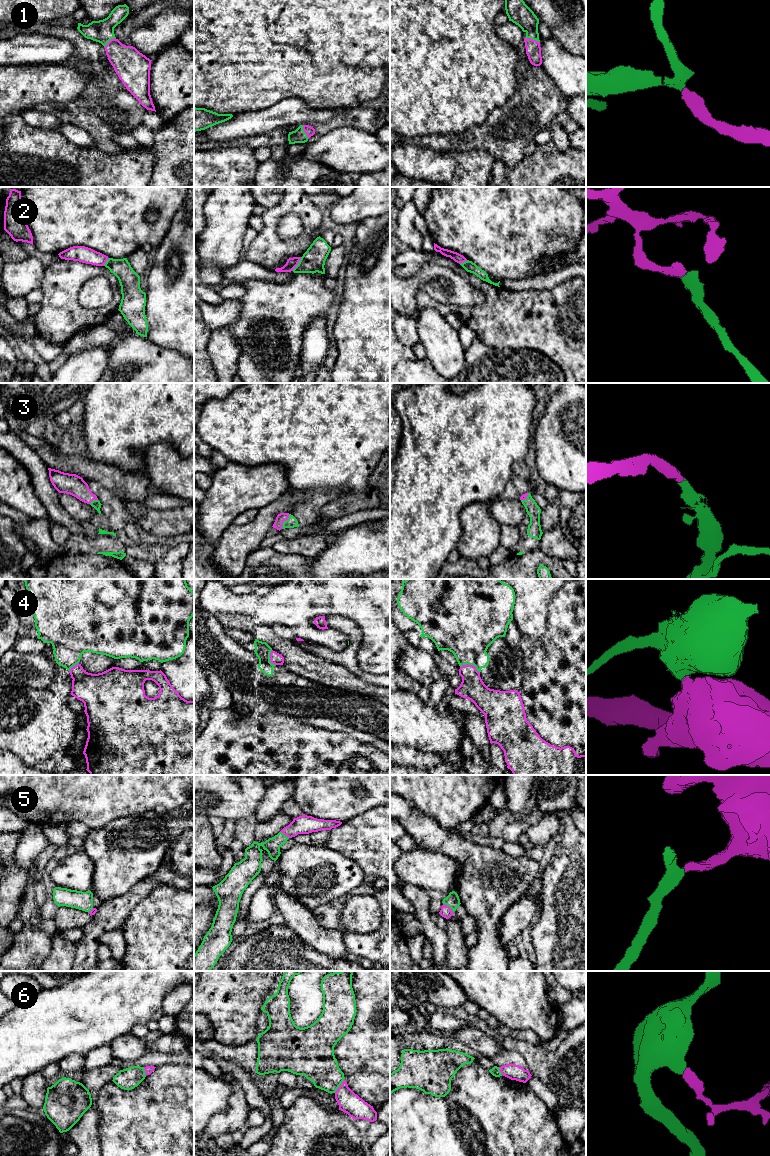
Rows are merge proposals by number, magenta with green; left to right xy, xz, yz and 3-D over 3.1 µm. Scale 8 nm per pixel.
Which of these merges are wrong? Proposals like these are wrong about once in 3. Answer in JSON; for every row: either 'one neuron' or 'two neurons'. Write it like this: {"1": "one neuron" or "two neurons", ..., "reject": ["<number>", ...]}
{"1": "one neuron", "2": "two neurons", "3": "one neuron", "4": "two neurons", "5": "one neuron", "6": "two neurons", "reject": ["2", "4", "6"]}

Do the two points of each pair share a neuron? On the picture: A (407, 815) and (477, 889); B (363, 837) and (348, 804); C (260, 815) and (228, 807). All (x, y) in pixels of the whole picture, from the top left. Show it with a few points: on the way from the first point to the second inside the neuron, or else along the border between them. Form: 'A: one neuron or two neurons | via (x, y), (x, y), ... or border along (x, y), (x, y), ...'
A: one neuron | via (429, 835), (451, 843), (475, 867)
B: two neurons | border along (375, 805), (342, 823)
C: two neurons | border along (265, 792), (253, 814)

